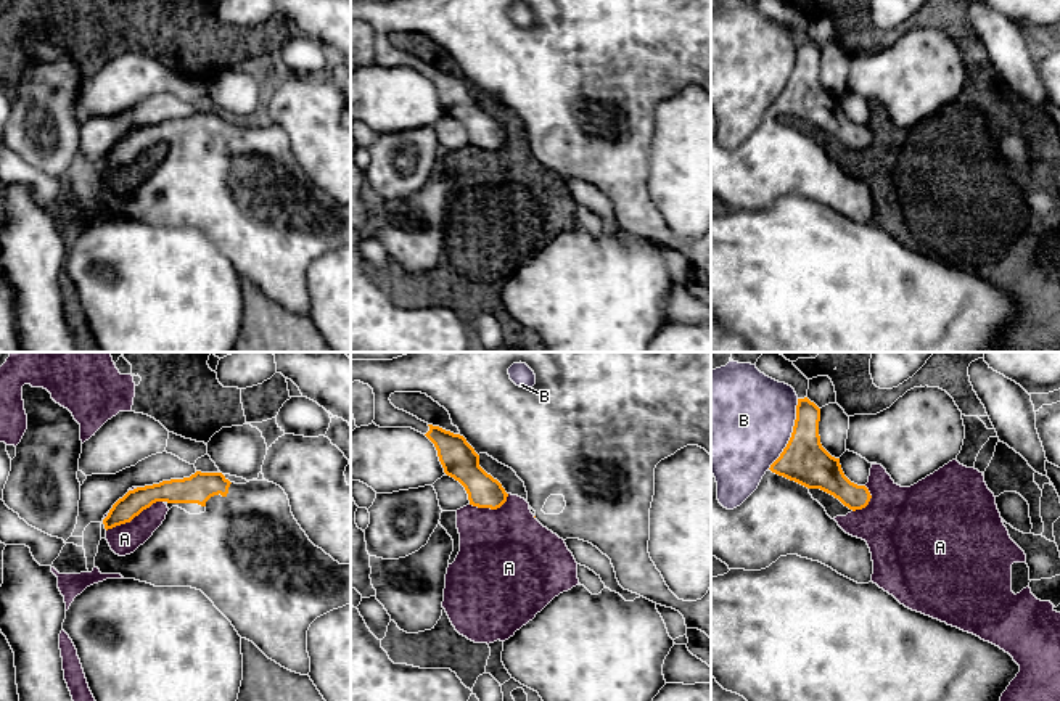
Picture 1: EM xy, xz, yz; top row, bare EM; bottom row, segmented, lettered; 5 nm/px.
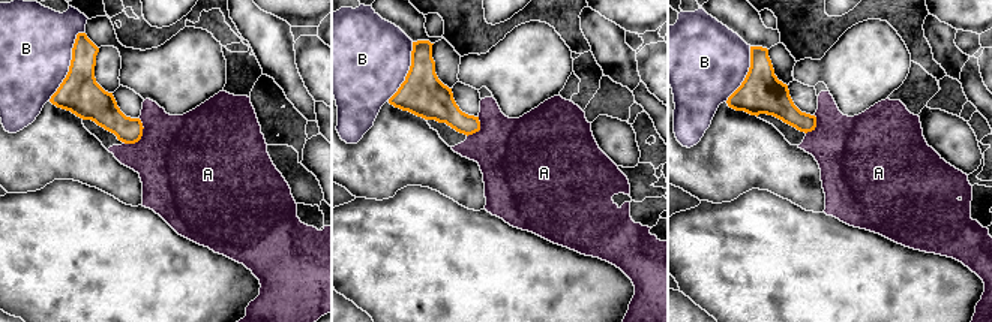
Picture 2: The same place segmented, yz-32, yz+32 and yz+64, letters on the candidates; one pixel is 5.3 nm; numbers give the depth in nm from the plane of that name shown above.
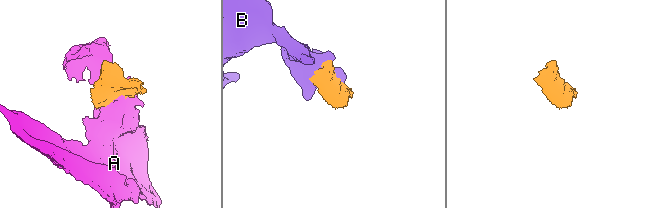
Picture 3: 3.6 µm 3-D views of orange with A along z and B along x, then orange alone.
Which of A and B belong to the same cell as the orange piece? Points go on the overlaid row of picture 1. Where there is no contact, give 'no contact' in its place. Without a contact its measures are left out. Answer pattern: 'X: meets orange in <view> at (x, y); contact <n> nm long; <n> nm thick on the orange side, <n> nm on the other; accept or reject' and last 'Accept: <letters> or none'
A: meets orange in xy at (134, 516); contact 320 nm long; 130 nm thick on the orange side, 150 nm on the other; reject
B: meets orange in yz at (792, 434); contact 380 nm long; 220 nm thick on the orange side, 480 nm on the other; reject
Accept: none

